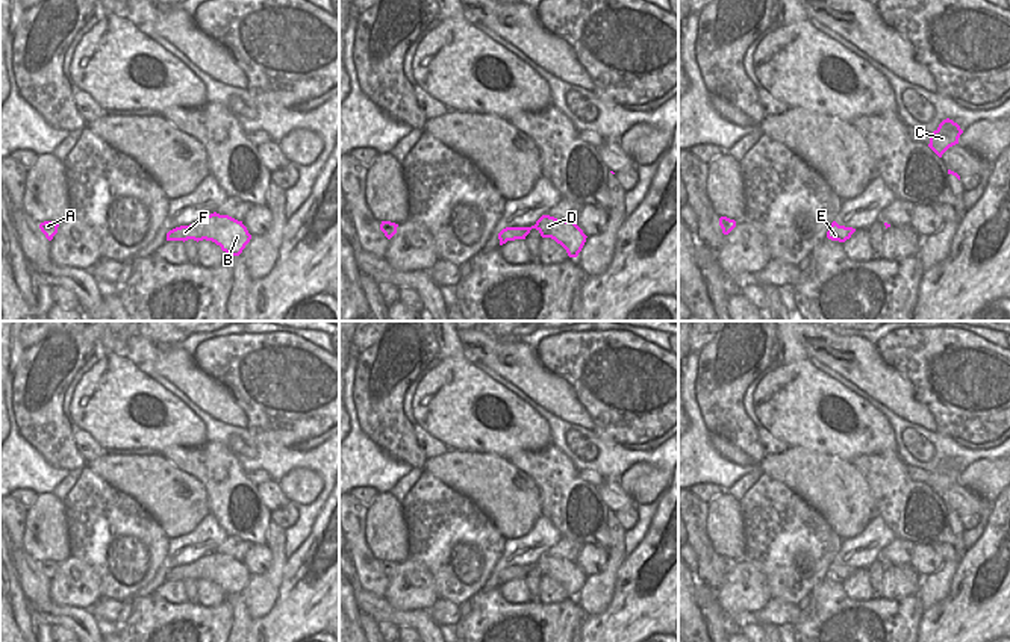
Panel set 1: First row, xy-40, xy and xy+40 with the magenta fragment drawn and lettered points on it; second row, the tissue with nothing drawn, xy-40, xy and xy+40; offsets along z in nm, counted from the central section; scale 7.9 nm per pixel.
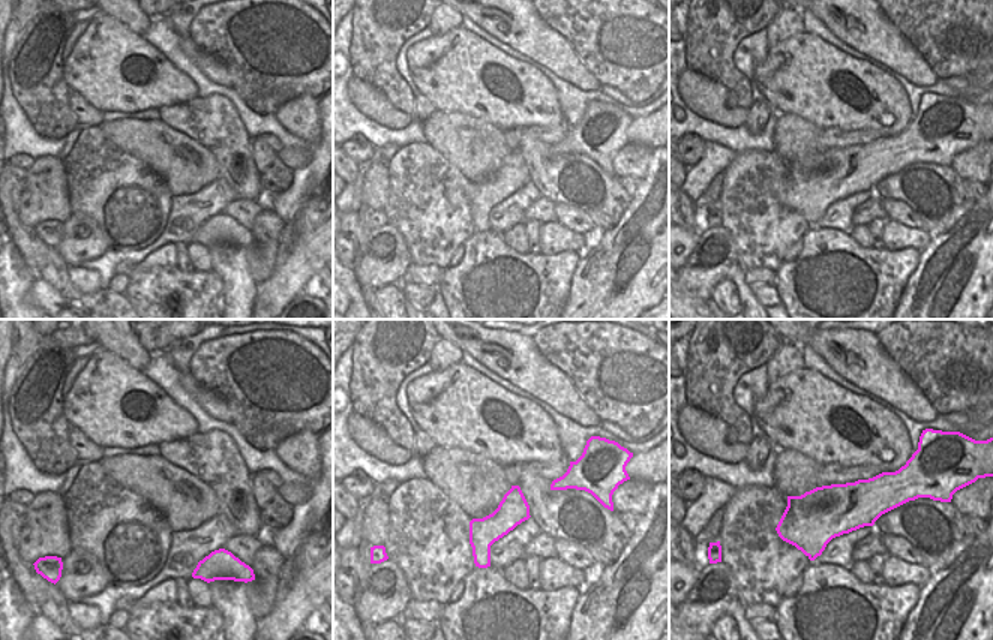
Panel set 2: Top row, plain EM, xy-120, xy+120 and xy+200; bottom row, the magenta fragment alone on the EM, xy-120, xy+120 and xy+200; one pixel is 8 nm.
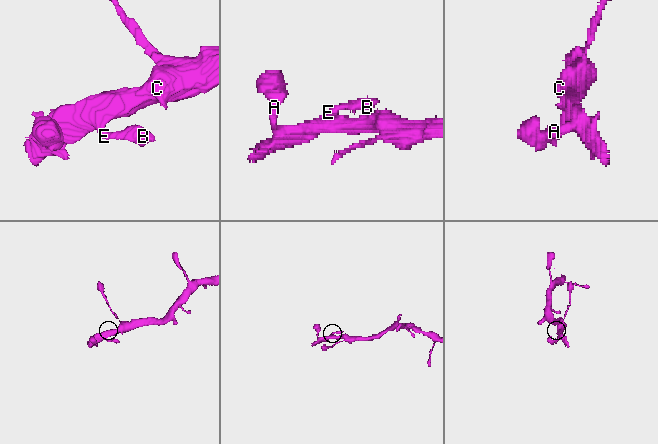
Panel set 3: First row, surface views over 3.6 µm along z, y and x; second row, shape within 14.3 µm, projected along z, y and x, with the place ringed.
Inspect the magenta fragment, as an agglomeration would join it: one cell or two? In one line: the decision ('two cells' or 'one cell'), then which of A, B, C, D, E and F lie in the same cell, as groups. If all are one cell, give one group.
one cell | A B C D E F

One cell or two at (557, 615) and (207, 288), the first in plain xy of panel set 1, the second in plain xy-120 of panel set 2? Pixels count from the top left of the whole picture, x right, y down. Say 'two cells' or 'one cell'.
one cell

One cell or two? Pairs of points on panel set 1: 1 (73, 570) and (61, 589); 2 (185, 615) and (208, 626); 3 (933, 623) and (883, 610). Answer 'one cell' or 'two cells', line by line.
1: one cell
2: one cell
3: two cells

